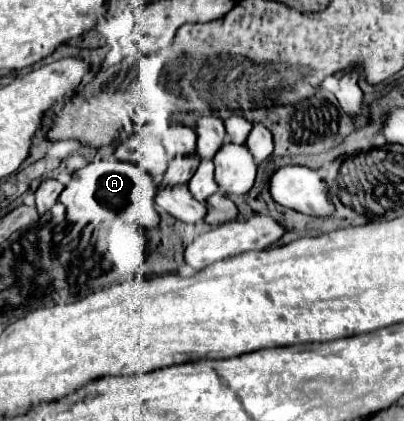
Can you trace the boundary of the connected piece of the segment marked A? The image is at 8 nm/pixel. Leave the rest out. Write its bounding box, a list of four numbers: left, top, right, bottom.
[59,160,159,228]

